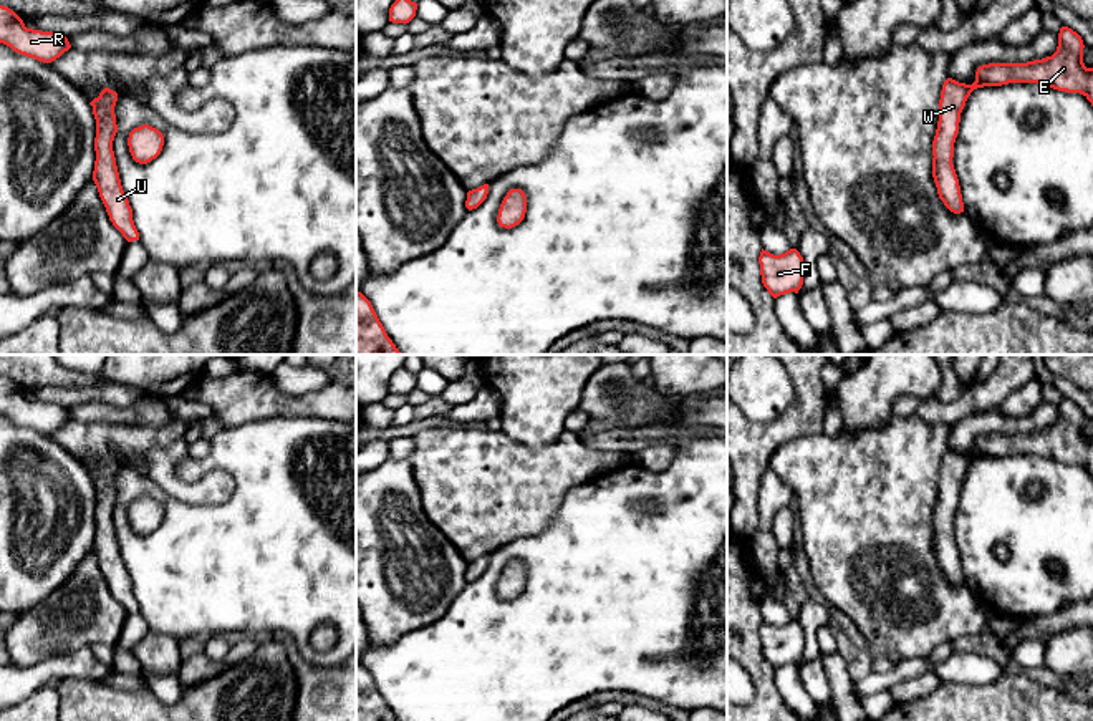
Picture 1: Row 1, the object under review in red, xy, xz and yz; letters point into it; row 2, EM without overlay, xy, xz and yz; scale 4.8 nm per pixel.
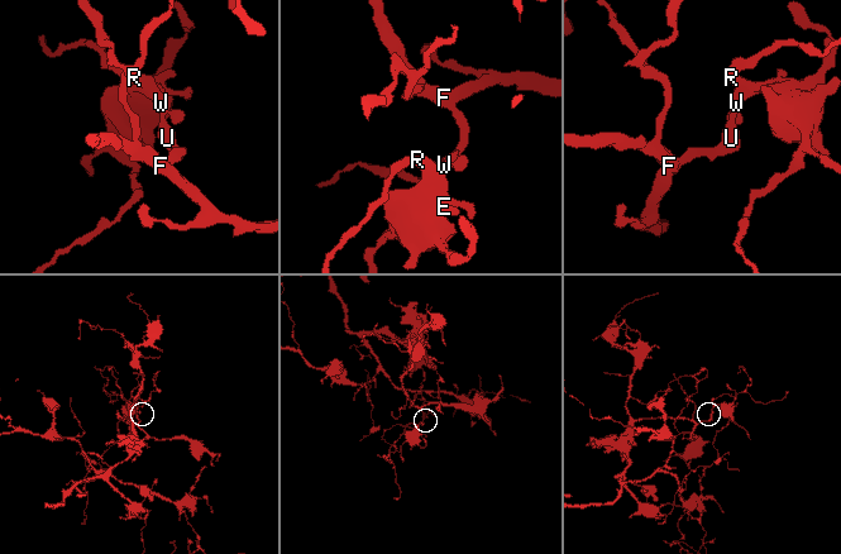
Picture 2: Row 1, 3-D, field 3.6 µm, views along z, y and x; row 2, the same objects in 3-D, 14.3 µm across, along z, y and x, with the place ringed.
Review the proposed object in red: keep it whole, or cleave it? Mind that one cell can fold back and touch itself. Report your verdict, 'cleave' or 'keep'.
keep

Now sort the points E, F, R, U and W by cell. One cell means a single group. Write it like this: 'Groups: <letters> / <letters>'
Groups: E F R U W

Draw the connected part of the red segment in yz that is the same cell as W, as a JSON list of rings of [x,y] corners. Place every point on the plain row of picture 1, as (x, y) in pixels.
[[[1068,398],[1058,404],[1058,418],[1052,428],[1027,434],[989,434],[975,443],[972,456],[947,449],[939,471],[939,492],[932,512],[932,549],[939,570],[954,583],[964,583],[959,550],[952,535],[954,514],[959,504],[961,484],[967,469],[977,459],[1009,454],[1037,454],[1058,462],[1080,464],[1093,477],[1093,439],[1083,434],[1083,411]]]

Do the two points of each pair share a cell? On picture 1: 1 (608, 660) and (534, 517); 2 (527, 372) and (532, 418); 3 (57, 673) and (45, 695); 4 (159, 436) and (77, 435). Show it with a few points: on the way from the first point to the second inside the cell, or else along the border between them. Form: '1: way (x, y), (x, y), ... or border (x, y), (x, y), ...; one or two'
1: border (563, 499), (545, 527), (504, 544); two
2: way (532, 383), (532, 406); one
3: border (53, 683), (38, 687), (17, 703); two
4: way (139, 438), (96, 438); one

